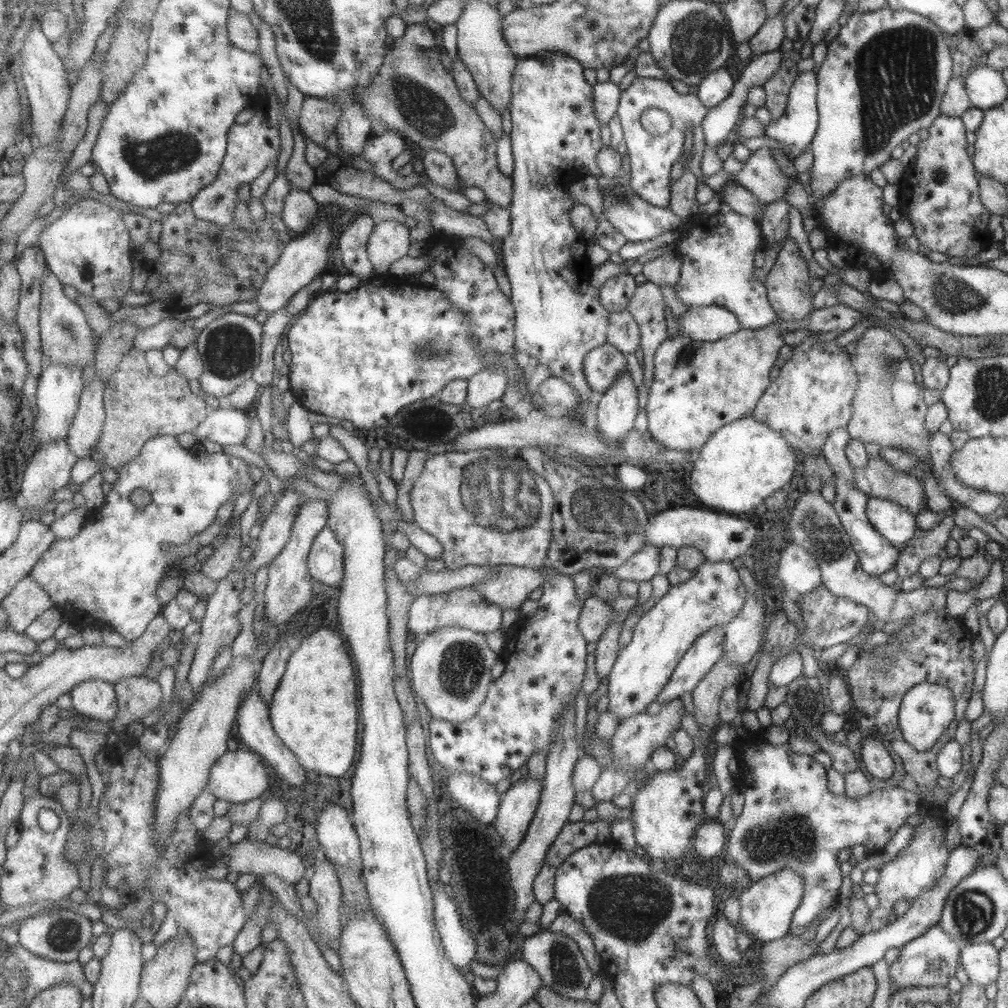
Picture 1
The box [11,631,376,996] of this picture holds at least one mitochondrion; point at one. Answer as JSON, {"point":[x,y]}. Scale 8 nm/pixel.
{"point":[63,935]}

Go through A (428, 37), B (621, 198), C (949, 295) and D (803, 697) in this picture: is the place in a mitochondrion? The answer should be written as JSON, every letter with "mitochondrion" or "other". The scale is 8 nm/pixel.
{"A":"other","B":"mitochondrion","C":"mitochondrion","D":"mitochondrion"}

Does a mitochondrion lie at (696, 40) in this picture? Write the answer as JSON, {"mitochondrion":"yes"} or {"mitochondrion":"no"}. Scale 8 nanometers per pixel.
{"mitochondrion":"yes"}

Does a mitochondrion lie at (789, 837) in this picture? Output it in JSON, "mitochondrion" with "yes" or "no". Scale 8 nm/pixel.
{"mitochondrion":"yes"}

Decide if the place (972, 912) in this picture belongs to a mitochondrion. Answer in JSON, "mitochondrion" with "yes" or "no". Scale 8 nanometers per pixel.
{"mitochondrion":"yes"}

